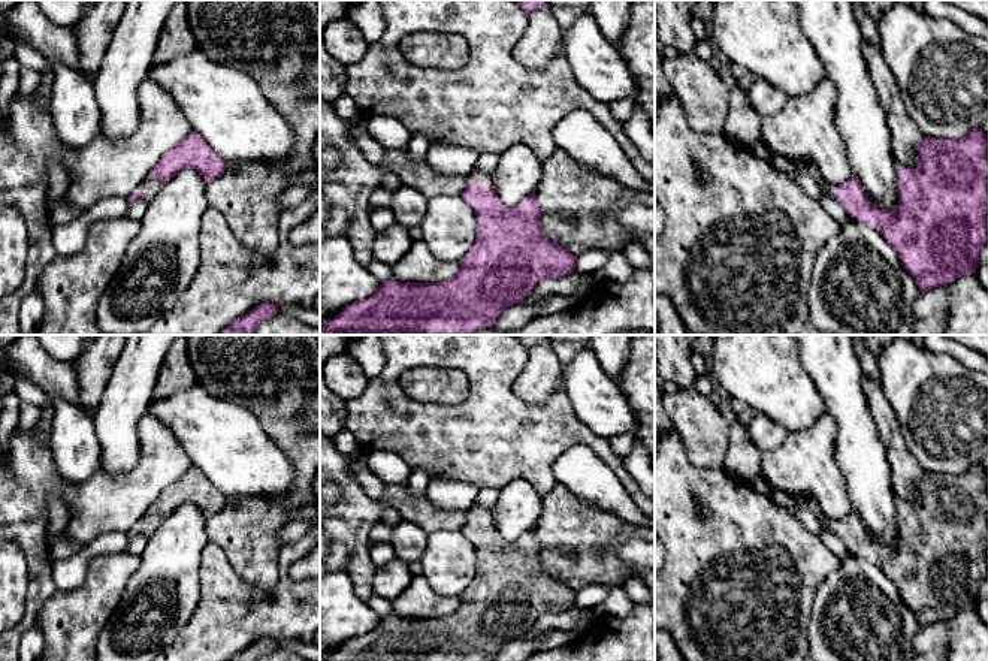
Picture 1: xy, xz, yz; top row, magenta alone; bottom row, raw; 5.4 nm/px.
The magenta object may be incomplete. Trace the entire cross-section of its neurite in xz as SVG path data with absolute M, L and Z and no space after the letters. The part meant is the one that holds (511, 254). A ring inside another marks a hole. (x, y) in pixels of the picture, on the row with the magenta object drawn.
M472 169L460 194L477 214L477 236L459 260L459 272L441 283L399 283L387 280L366 299L342 308L320 329L320 335L474 335L493 328L499 314L532 293L544 278L569 275L575 268L572 253L550 241L541 226L537 194L507 208L493 190L493 173Z

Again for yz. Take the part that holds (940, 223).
M981 129L970 130L961 139L924 138L915 169L898 165L898 206L877 209L853 175L840 184L827 182L813 160L798 162L824 194L834 197L845 211L882 232L895 250L903 268L916 280L921 292L948 286L958 277L975 274L979 250L988 242L988 138Z

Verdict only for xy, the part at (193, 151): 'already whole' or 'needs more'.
needs more

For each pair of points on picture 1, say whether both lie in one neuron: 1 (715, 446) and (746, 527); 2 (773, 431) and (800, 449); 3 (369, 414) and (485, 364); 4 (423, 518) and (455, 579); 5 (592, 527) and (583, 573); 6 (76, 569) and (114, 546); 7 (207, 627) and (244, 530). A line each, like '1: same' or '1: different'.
1: different
2: different
3: same
4: different
5: same
6: same
7: different

